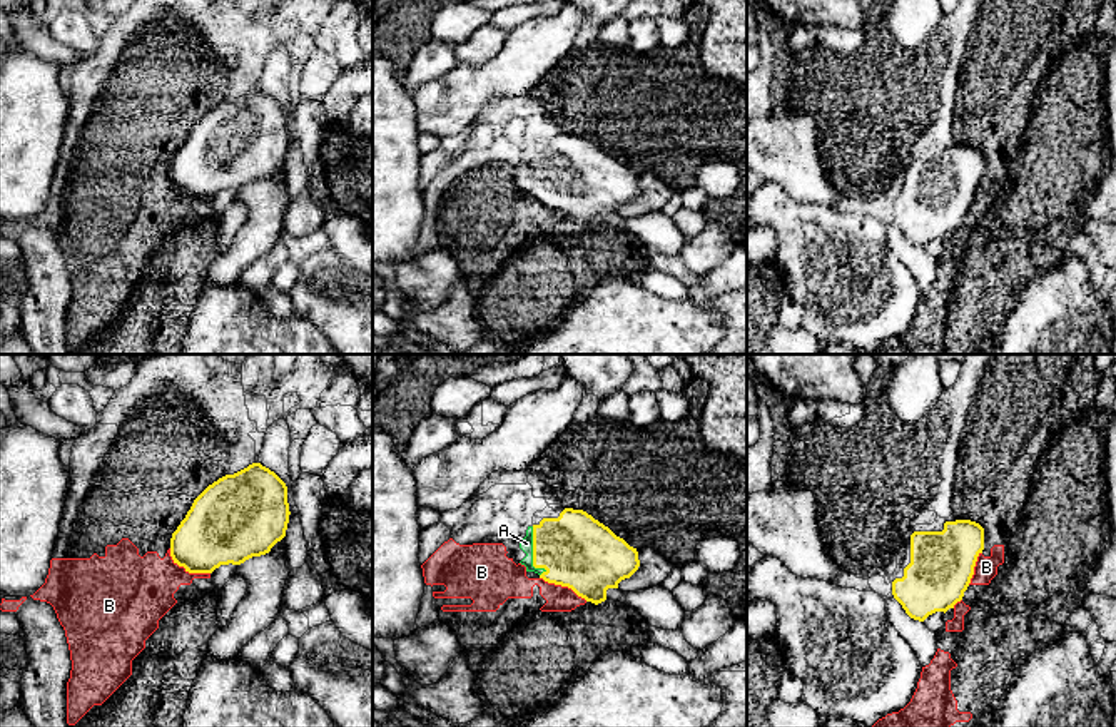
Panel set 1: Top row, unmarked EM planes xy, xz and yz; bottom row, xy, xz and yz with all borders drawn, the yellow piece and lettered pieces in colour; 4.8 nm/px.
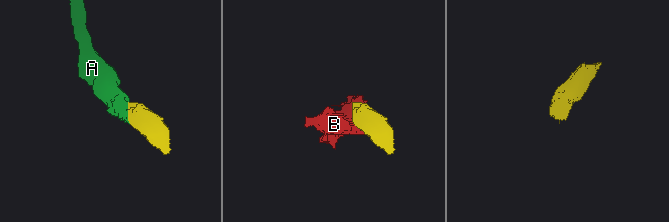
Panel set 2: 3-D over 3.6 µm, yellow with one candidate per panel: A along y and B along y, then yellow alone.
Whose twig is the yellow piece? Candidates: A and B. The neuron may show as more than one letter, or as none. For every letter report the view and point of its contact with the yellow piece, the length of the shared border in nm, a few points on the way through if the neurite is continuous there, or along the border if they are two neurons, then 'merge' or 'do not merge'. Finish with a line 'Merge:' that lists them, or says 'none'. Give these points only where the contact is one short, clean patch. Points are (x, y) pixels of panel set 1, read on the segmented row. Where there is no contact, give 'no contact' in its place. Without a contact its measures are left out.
A: xz (533, 554) | 240 nm | merge
B: xy (186, 569) | 240 nm | do not merge
Merge: A

